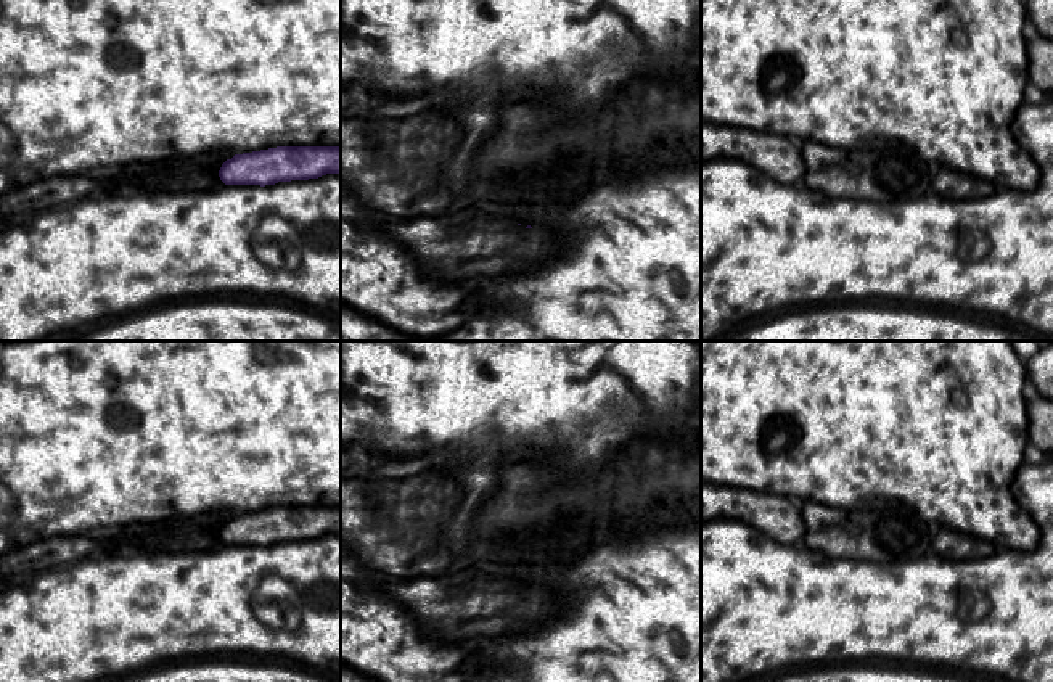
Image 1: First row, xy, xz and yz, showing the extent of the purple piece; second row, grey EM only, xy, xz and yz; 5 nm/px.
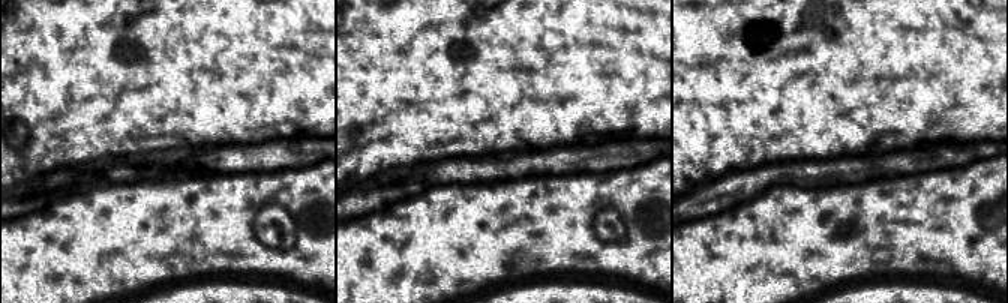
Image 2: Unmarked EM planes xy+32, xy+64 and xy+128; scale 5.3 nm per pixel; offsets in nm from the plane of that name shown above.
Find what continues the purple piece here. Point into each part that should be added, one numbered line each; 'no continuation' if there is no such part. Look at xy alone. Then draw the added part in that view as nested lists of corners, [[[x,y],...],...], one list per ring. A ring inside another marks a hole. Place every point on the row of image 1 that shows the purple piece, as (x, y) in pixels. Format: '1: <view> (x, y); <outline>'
no continuation

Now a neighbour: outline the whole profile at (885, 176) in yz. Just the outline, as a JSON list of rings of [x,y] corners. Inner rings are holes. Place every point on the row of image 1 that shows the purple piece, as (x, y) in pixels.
[[[817,142],[801,143],[802,183],[830,198],[895,203],[932,190],[936,167],[902,148],[841,150]]]

